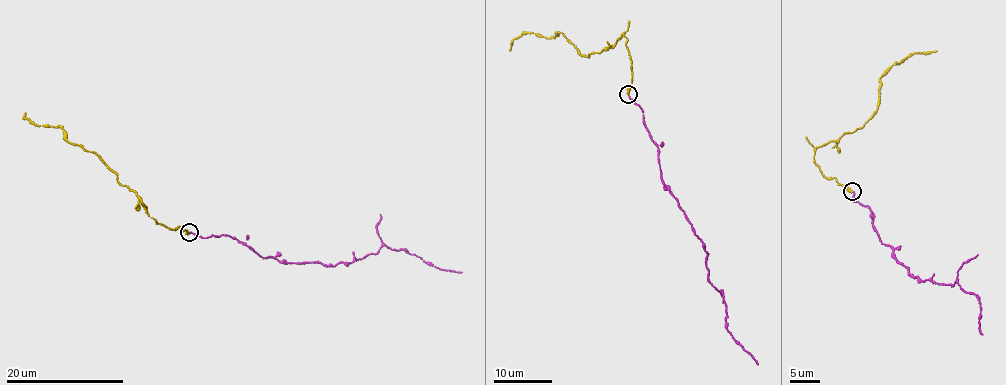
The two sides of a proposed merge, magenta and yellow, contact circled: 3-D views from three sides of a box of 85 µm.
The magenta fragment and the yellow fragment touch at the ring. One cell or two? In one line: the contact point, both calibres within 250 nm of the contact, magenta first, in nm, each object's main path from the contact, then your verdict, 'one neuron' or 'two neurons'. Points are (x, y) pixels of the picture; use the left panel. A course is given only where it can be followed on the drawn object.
at (189, 232); 150 nm thick on the magenta side, 360 nm on the other; magenta runs (190, 233), (229, 235), (264, 258), (298, 263), (354, 261), (384, 246), (462, 271); yellow runs (190, 233), (157, 223), (99, 156), (69, 143), (61, 127), (31, 123), (25, 113); one neuron

